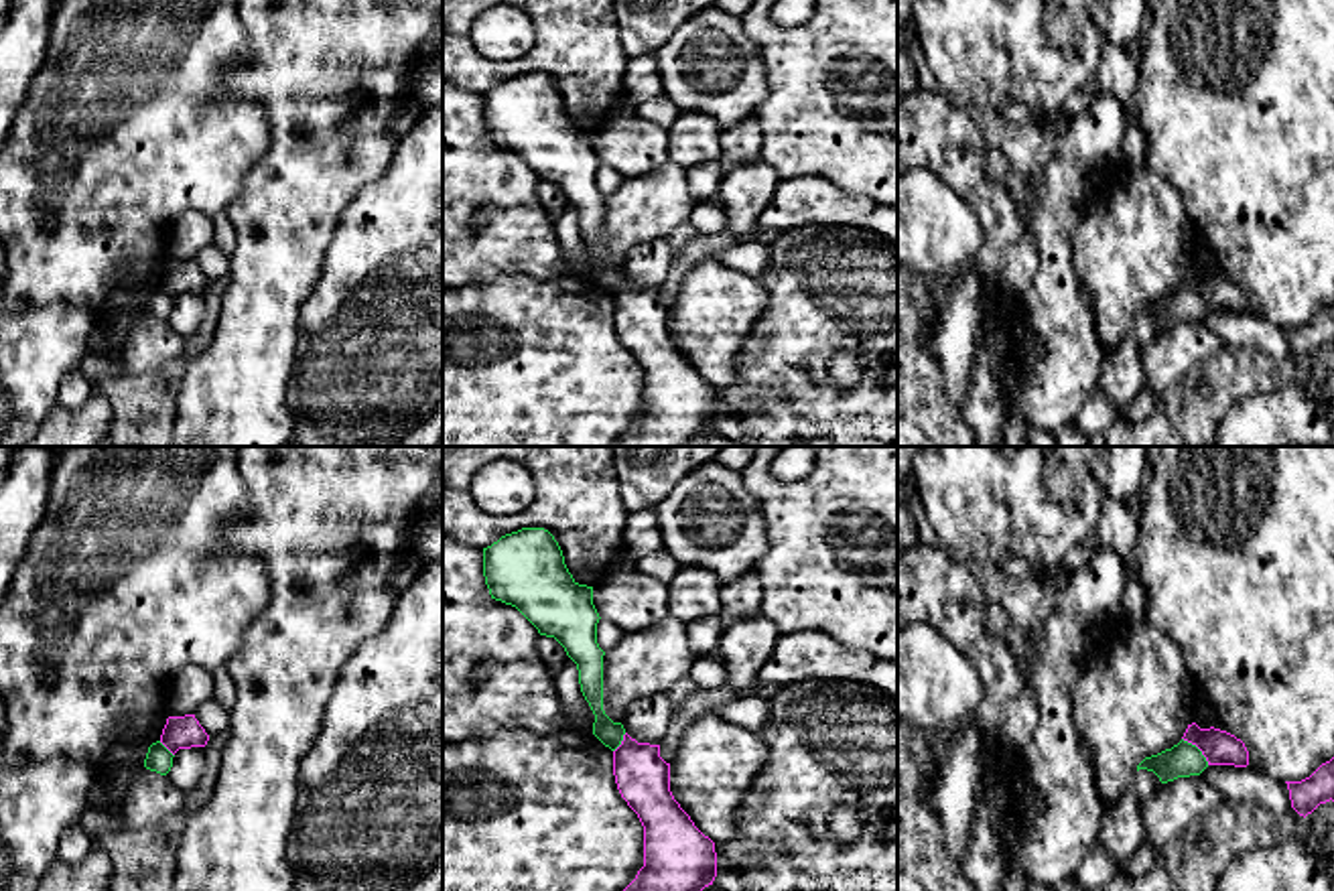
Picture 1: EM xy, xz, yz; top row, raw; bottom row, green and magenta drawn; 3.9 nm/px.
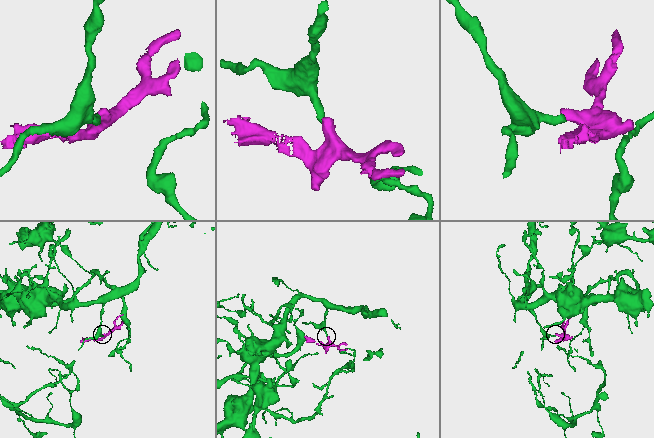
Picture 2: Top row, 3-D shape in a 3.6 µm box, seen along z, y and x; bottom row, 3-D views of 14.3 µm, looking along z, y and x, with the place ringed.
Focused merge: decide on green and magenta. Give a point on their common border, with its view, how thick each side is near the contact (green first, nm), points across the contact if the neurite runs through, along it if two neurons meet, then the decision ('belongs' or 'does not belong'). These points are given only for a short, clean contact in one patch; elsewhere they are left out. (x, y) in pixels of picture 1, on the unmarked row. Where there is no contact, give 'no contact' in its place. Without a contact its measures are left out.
yz (1198, 295) | 140/140 nm | along yz (1182, 283), (1209, 309) | does not belong

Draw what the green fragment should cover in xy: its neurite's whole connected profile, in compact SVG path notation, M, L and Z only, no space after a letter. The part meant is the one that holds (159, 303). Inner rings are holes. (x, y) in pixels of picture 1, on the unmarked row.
M156 286L148 292L144 313L160 321L166 321L173 313L173 302L175 300L160 286Z

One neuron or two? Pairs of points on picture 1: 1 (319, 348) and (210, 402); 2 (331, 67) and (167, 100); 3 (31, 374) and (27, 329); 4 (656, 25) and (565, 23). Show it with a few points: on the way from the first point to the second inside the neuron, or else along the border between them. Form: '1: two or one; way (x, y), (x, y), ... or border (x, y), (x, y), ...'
1: two; border (299, 313), (297, 352), (285, 396), (287, 406)
2: two; border (248, 45), (248, 59), (222, 86), (264, 116)
3: one; way (27, 364), (27, 339)
4: two; border (616, 21), (622, 33), (622, 51), (628, 57)

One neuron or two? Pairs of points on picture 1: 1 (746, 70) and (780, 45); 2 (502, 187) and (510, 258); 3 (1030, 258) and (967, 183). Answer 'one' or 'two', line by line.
1: two
2: one
3: one

